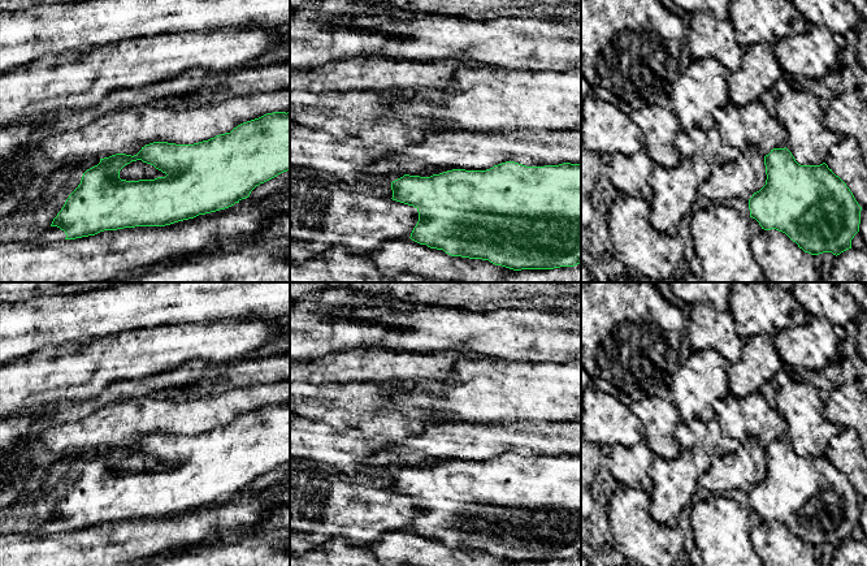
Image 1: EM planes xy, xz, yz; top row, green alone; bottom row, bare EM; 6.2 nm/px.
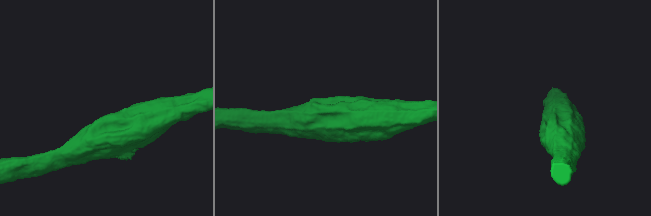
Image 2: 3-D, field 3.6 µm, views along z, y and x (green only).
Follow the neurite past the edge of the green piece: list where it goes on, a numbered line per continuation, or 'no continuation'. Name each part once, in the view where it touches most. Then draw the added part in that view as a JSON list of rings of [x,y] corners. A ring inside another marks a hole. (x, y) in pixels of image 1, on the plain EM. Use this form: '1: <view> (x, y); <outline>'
no continuation

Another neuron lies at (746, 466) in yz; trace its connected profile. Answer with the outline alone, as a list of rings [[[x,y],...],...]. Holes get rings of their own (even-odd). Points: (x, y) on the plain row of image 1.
[[[749,437],[728,455],[712,455],[710,470],[699,479],[699,485],[712,496],[723,496],[733,489],[750,491],[766,476],[764,448],[755,437]]]

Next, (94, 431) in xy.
[[[290,380],[230,388],[217,394],[194,396],[187,393],[183,397],[174,397],[161,392],[159,394],[134,397],[109,403],[107,407],[94,411],[90,416],[79,422],[47,427],[38,435],[35,441],[53,453],[87,448],[104,450],[116,445],[134,448],[146,436],[153,433],[194,436],[220,425],[230,424],[243,414],[273,403],[290,403]]]

